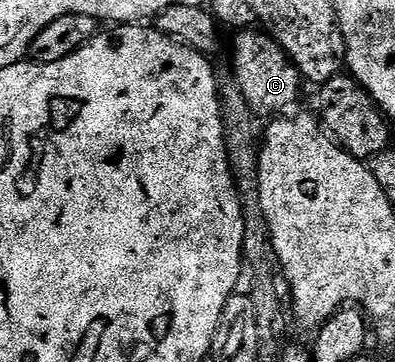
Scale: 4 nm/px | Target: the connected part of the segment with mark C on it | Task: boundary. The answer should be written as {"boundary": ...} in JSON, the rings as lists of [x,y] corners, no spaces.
{"boundary":[[[240,30],[235,33],[236,41],[232,44],[232,72],[242,96],[249,104],[249,110],[256,118],[268,116],[276,118],[288,114],[300,100],[302,77],[293,66],[292,60],[280,49],[280,45],[271,35],[257,30]]]}

